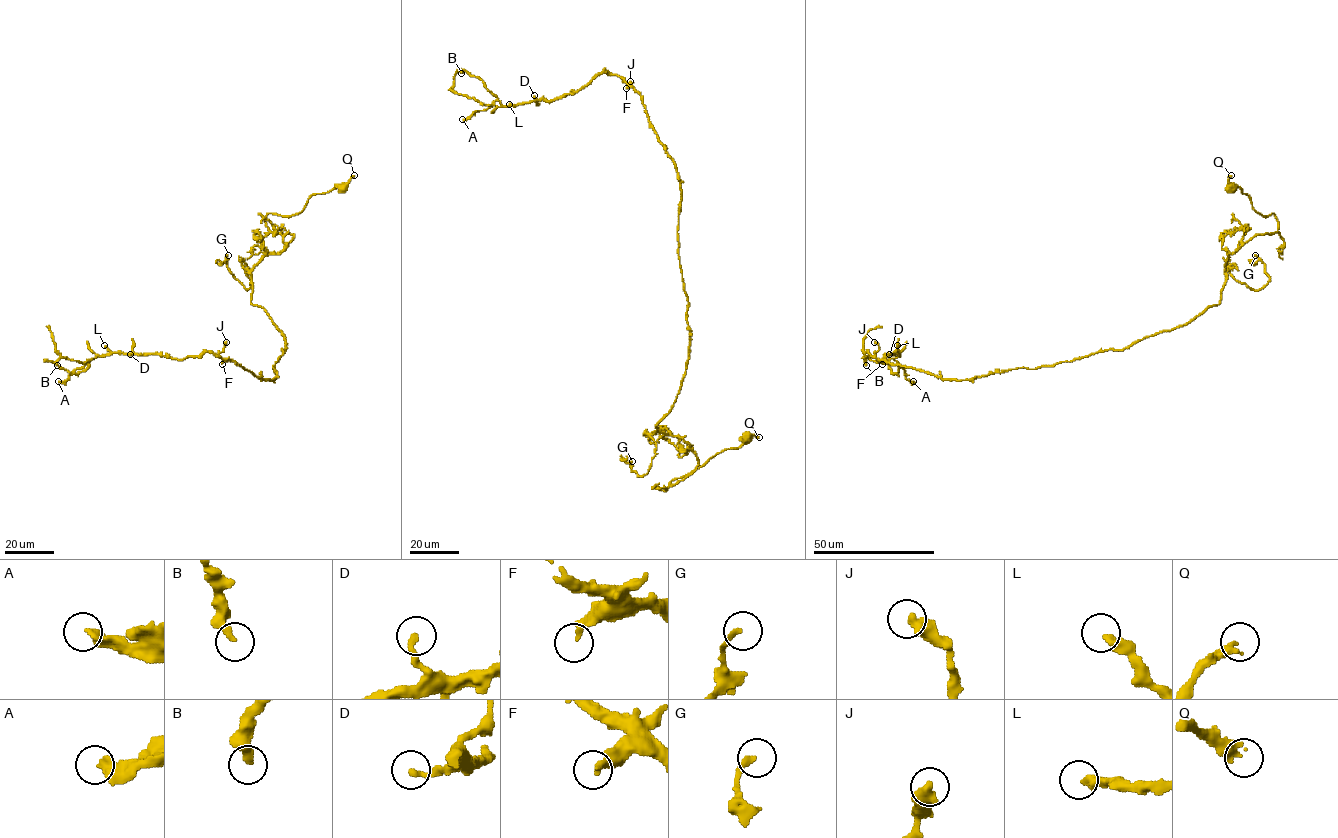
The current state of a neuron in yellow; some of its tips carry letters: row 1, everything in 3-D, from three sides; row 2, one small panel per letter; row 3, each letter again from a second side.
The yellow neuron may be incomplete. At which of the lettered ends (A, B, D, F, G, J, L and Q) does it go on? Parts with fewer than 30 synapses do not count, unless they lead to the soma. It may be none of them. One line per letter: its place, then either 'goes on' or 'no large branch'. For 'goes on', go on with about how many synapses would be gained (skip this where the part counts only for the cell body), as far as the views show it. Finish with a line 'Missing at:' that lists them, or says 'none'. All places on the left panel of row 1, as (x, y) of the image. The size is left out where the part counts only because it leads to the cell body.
A: place (58, 381); no large branch
B: place (57, 365); no large branch
D: place (130, 354); no large branch
F: place (222, 364); no large branch
G: place (228, 255); no large branch
J: place (226, 342); no large branch
L: place (104, 345); no large branch
Q: place (354, 175); no large branch
Missing at: none

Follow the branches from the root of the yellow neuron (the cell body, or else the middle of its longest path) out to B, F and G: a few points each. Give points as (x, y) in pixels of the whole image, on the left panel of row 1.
B: (342, 188), (266, 216), (294, 235), (251, 271), (251, 303), (285, 340), (273, 379), (206, 351), (57, 365)
F: (342, 188), (266, 216), (272, 232), (294, 235), (251, 271), (251, 303), (285, 340), (276, 377), (222, 364)
G: (342, 188), (313, 194), (292, 215), (266, 216), (272, 232), (294, 235), (245, 271), (247, 290), (228, 255)

